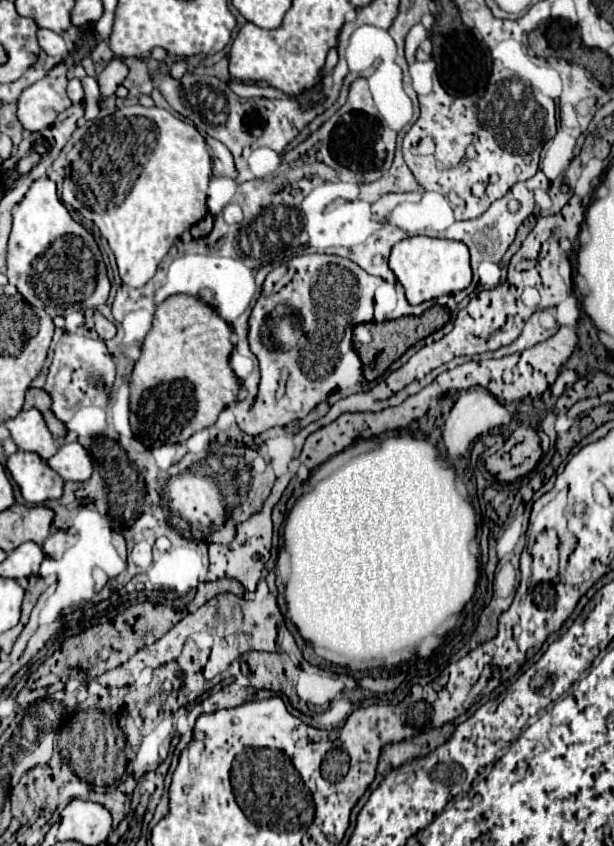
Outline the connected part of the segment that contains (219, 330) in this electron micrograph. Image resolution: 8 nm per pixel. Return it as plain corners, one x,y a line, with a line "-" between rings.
175,294
157,304
151,330
141,344
141,356
129,378
129,422
135,438
149,448
157,448
163,444
185,442
195,432
215,424
219,412
237,402
239,396
237,376
229,368
231,350
231,326
199,298

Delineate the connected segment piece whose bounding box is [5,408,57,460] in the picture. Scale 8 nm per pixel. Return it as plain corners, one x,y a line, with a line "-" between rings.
37,408
23,410
17,418
7,420
5,426
9,428
11,438
19,450
35,452
43,460
49,460
57,452
53,436
49,434
45,420

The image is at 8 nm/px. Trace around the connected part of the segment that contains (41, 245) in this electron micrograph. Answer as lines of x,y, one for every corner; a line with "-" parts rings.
47,176
35,180
13,210
13,228
7,244
7,278
29,304
51,316
63,314
73,304
89,308
105,304
109,296
111,286
105,262
93,236
71,218
55,192
55,182

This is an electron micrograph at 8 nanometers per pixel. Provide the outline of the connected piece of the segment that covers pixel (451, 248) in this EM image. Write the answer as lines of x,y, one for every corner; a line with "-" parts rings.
411,236
397,242
391,250
389,268
395,272
397,280
403,284
407,302
417,306
425,300
435,300
445,294
455,294
471,284
469,250
463,242
441,240
429,236

